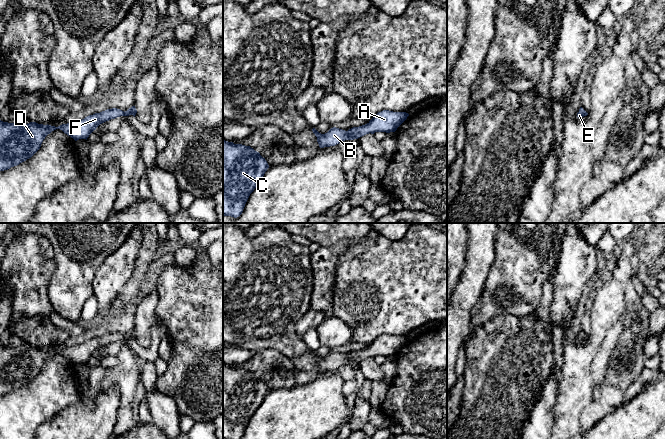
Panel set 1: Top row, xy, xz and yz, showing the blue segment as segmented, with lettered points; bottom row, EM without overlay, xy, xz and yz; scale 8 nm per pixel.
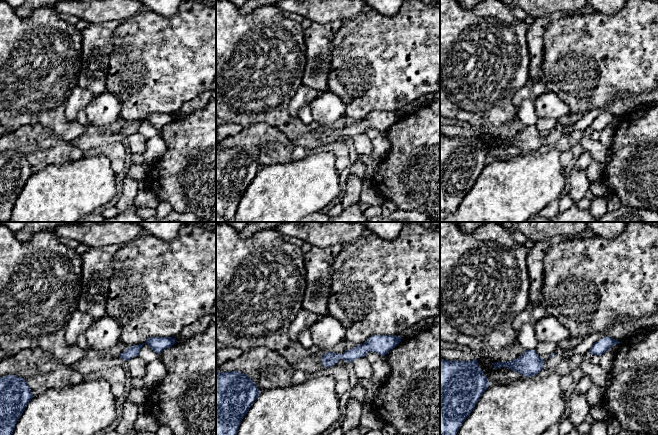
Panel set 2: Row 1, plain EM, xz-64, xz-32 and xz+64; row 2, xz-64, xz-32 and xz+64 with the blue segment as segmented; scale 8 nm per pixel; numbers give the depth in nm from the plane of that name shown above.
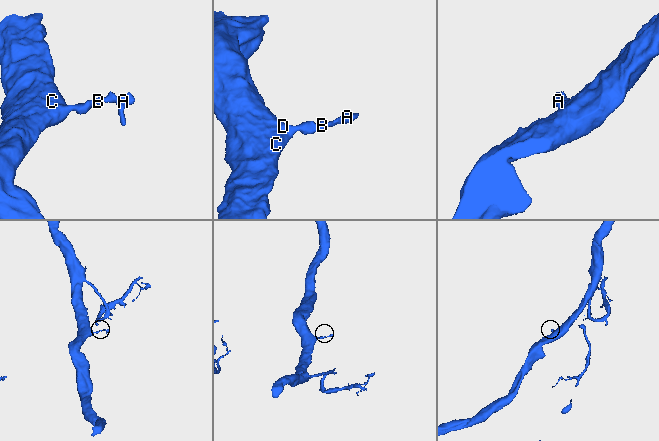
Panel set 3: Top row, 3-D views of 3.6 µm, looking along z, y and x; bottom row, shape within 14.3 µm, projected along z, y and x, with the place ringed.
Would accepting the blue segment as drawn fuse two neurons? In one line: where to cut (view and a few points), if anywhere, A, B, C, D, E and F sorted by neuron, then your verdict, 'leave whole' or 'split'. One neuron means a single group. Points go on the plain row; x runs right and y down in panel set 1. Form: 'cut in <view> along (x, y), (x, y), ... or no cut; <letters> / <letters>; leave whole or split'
no cut; A B C D E F; leave whole

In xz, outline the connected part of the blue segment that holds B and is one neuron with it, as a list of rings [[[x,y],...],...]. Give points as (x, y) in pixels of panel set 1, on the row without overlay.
[[[383,334],[378,336],[367,348],[353,351],[348,355],[333,351],[327,357],[321,358],[315,352],[312,353],[317,361],[320,372],[335,370],[345,364],[358,363],[366,358],[375,356],[395,356],[397,352],[409,340],[406,336],[393,336]]]

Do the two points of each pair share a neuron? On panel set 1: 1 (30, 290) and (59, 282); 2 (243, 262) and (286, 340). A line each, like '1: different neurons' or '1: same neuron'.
1: different neurons
2: same neuron

